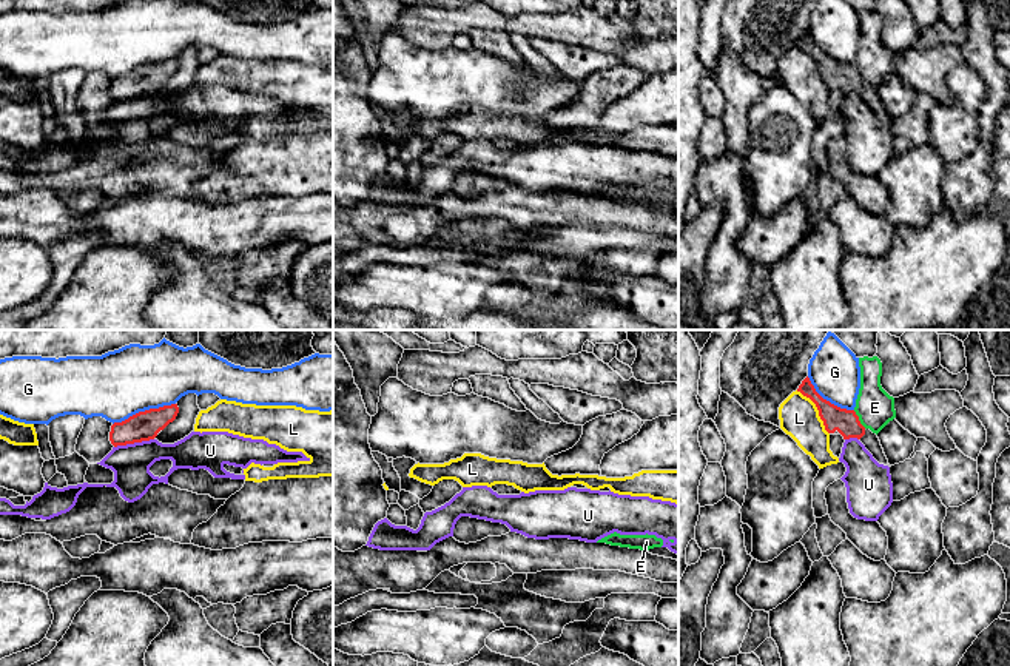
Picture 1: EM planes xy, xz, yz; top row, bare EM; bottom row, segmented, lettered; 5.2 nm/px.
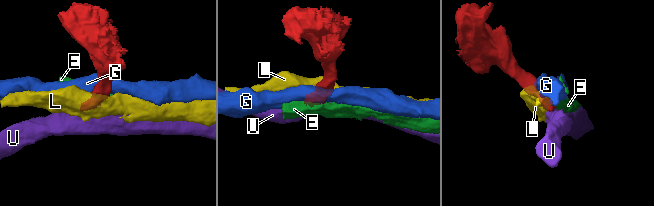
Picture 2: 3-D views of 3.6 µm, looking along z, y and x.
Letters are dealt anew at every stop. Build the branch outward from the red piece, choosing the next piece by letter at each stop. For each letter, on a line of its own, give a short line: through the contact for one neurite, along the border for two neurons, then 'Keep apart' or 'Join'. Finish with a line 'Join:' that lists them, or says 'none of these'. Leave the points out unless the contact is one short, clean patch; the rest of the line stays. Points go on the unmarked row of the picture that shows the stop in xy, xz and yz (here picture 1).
E: Line: yz (853, 65), (865, 82). Keep apart
G: Keep apart
L: Keep apart
U: Line: xy (153, 93), (114, 102). Keep apart
Join: none of these

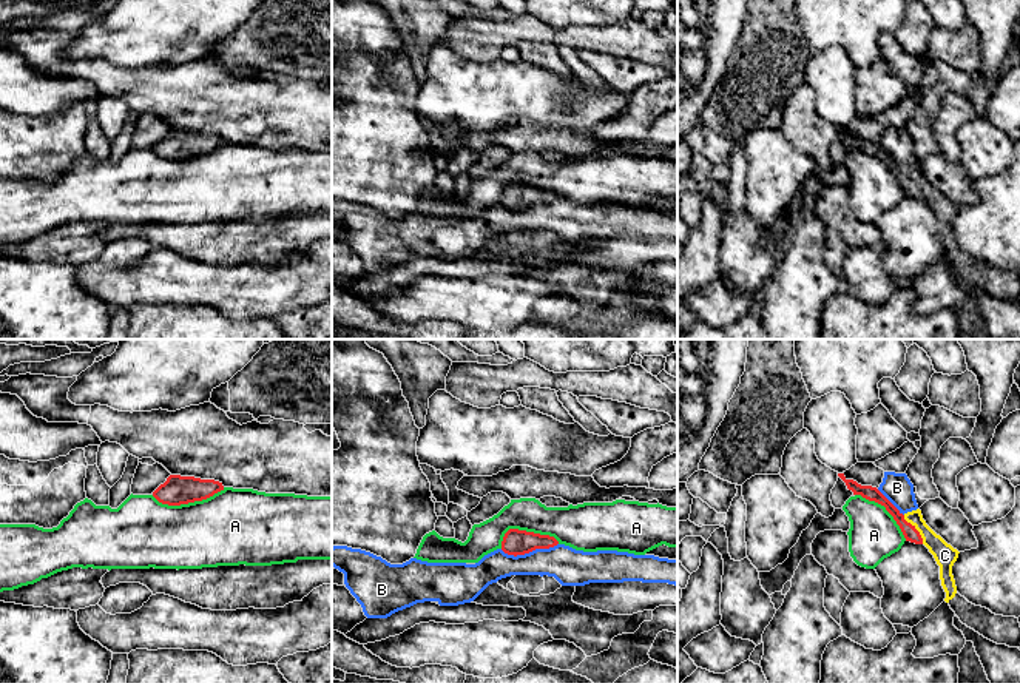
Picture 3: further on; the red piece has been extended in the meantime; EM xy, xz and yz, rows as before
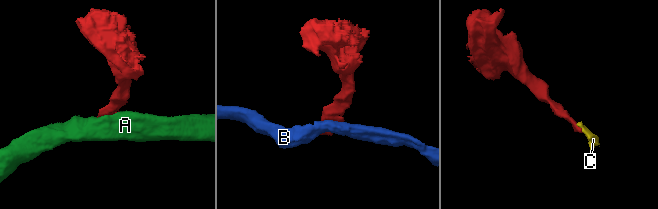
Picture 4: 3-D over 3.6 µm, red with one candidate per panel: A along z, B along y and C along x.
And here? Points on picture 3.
A: Keep apart
B: Line: xz (557, 198), (516, 210), (508, 210), (500, 204). Keep apart
C: Line: yz (911, 188), (915, 184), (945, 210). Join
Join: C

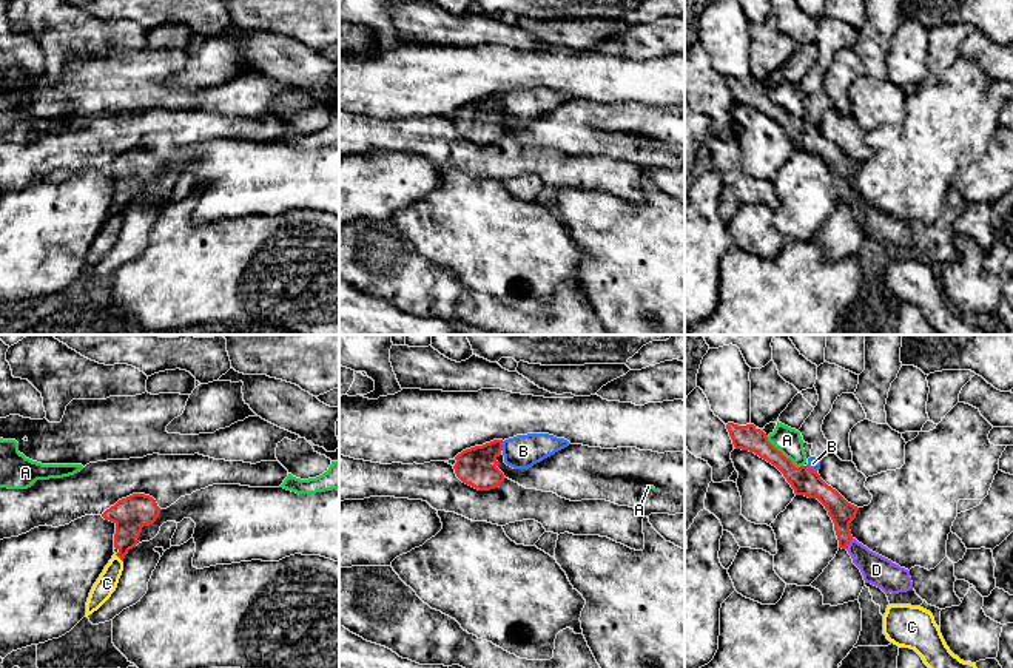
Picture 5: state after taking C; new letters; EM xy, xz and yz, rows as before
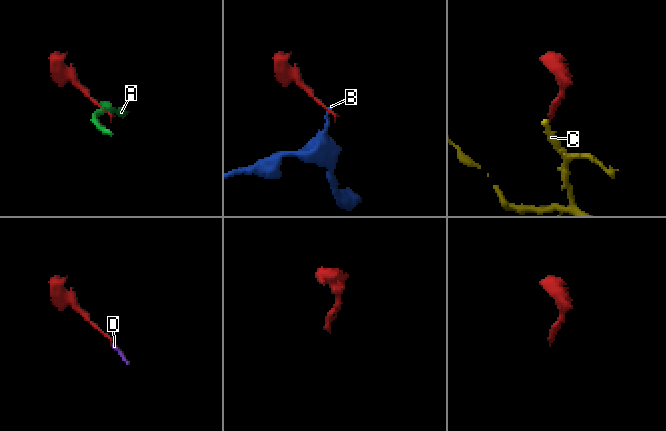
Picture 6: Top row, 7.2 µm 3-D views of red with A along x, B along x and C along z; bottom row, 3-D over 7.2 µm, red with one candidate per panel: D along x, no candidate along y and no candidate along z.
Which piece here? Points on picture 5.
A: Line: yz (767, 91), (796, 121), (802, 121). Keep apart
B: Line: yz (805, 121), (816, 127). Keep apart
C: Line: xy (114, 209), (122, 216). Keep apart
D: Line: yz (842, 167), (842, 187), (848, 198), (876, 224). Join
Join: D

